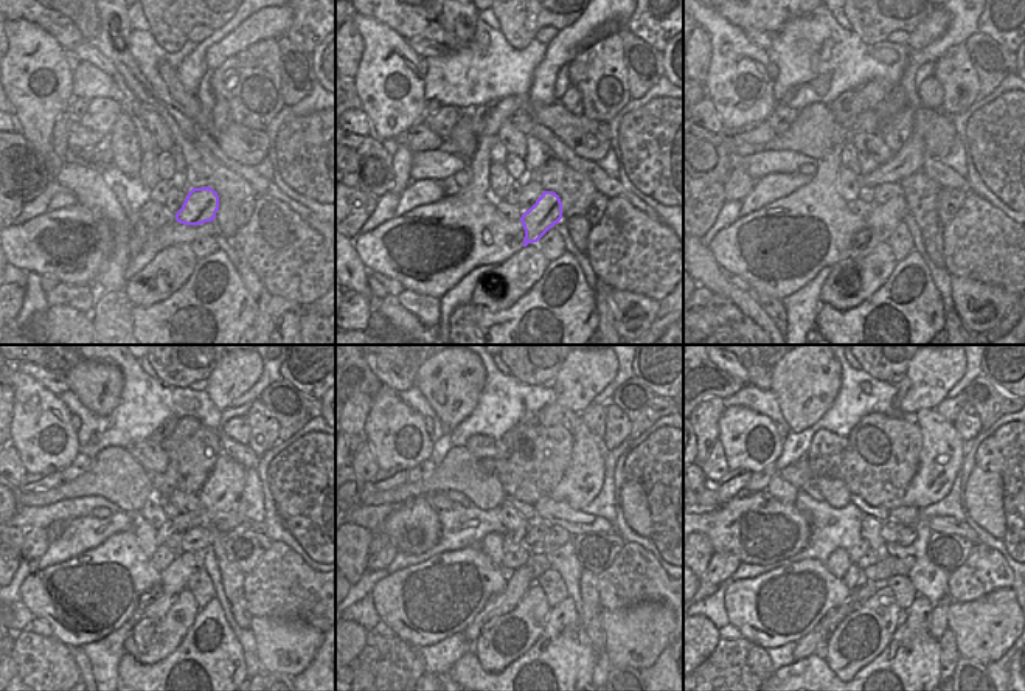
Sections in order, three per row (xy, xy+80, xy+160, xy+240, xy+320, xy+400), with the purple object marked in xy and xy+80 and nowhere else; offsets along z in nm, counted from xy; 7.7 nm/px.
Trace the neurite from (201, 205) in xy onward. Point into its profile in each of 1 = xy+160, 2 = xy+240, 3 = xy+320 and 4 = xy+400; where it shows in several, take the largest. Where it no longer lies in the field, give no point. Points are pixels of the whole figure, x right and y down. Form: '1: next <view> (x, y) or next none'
1: next xy+160 (884, 218)
2: next xy+240 (173, 579)
3: next xy+320 (519, 581)
4: next xy+400 (814, 642)

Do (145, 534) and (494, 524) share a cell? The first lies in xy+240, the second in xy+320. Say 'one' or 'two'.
two

